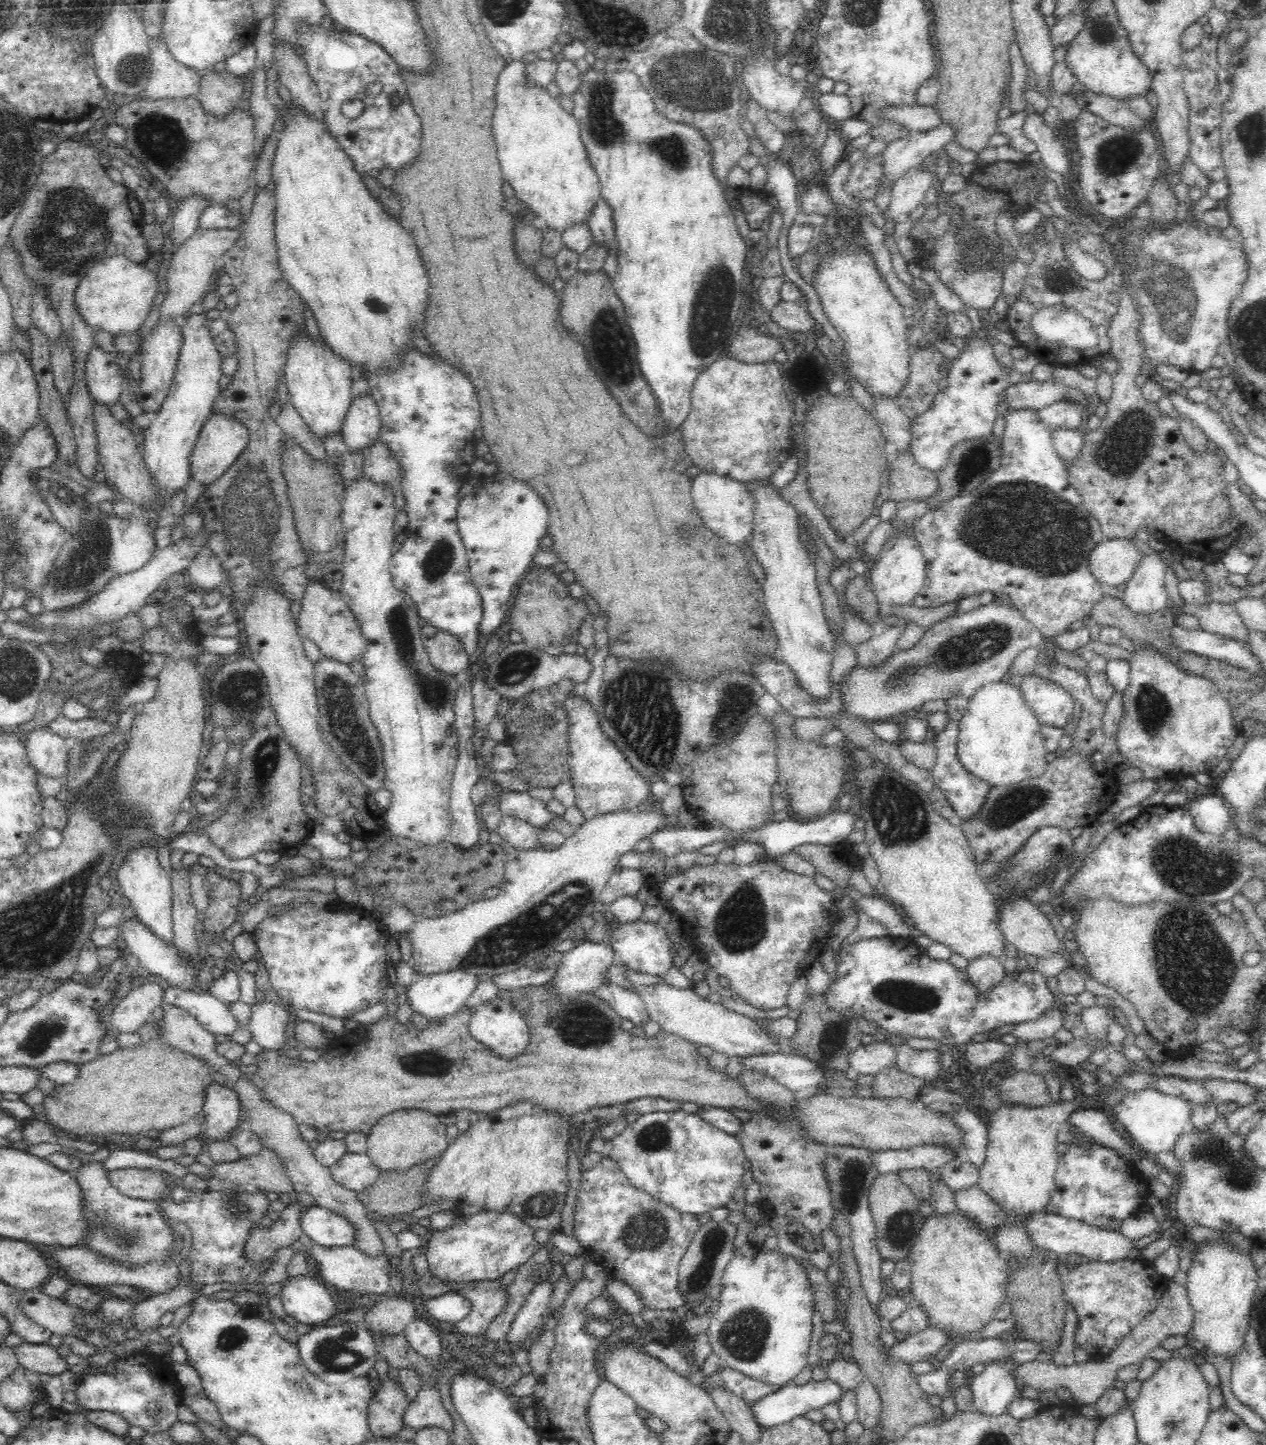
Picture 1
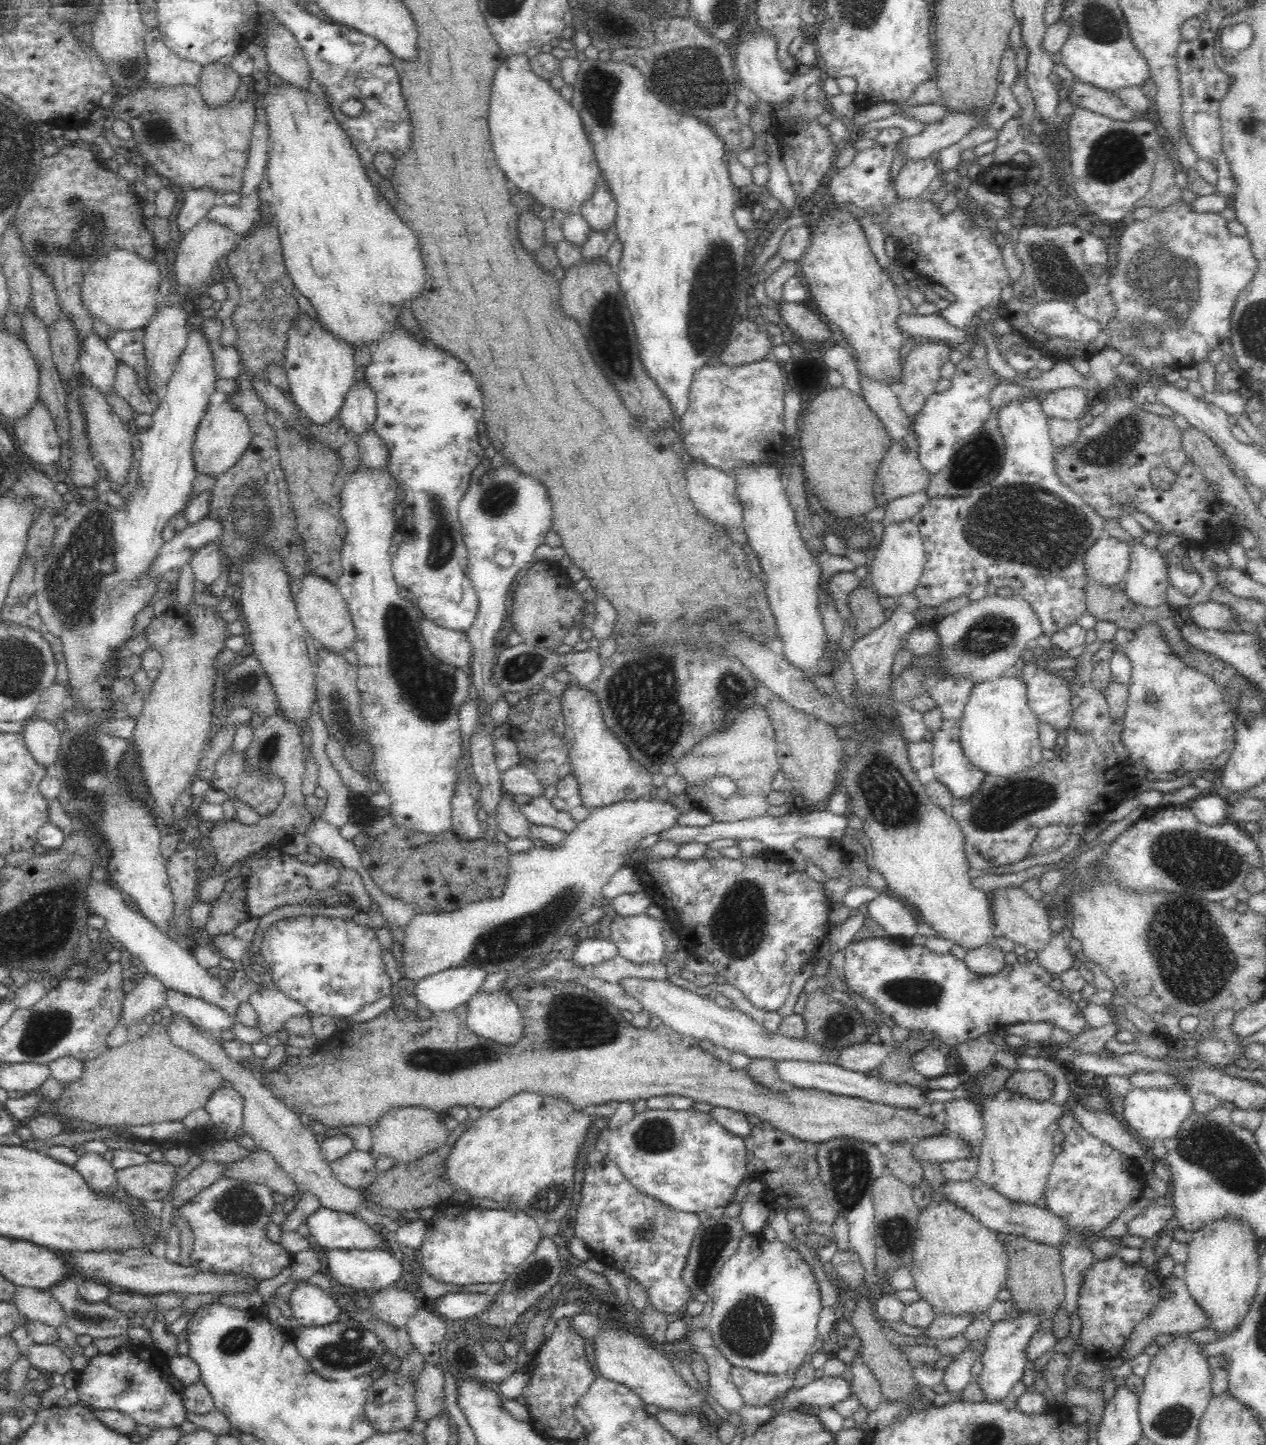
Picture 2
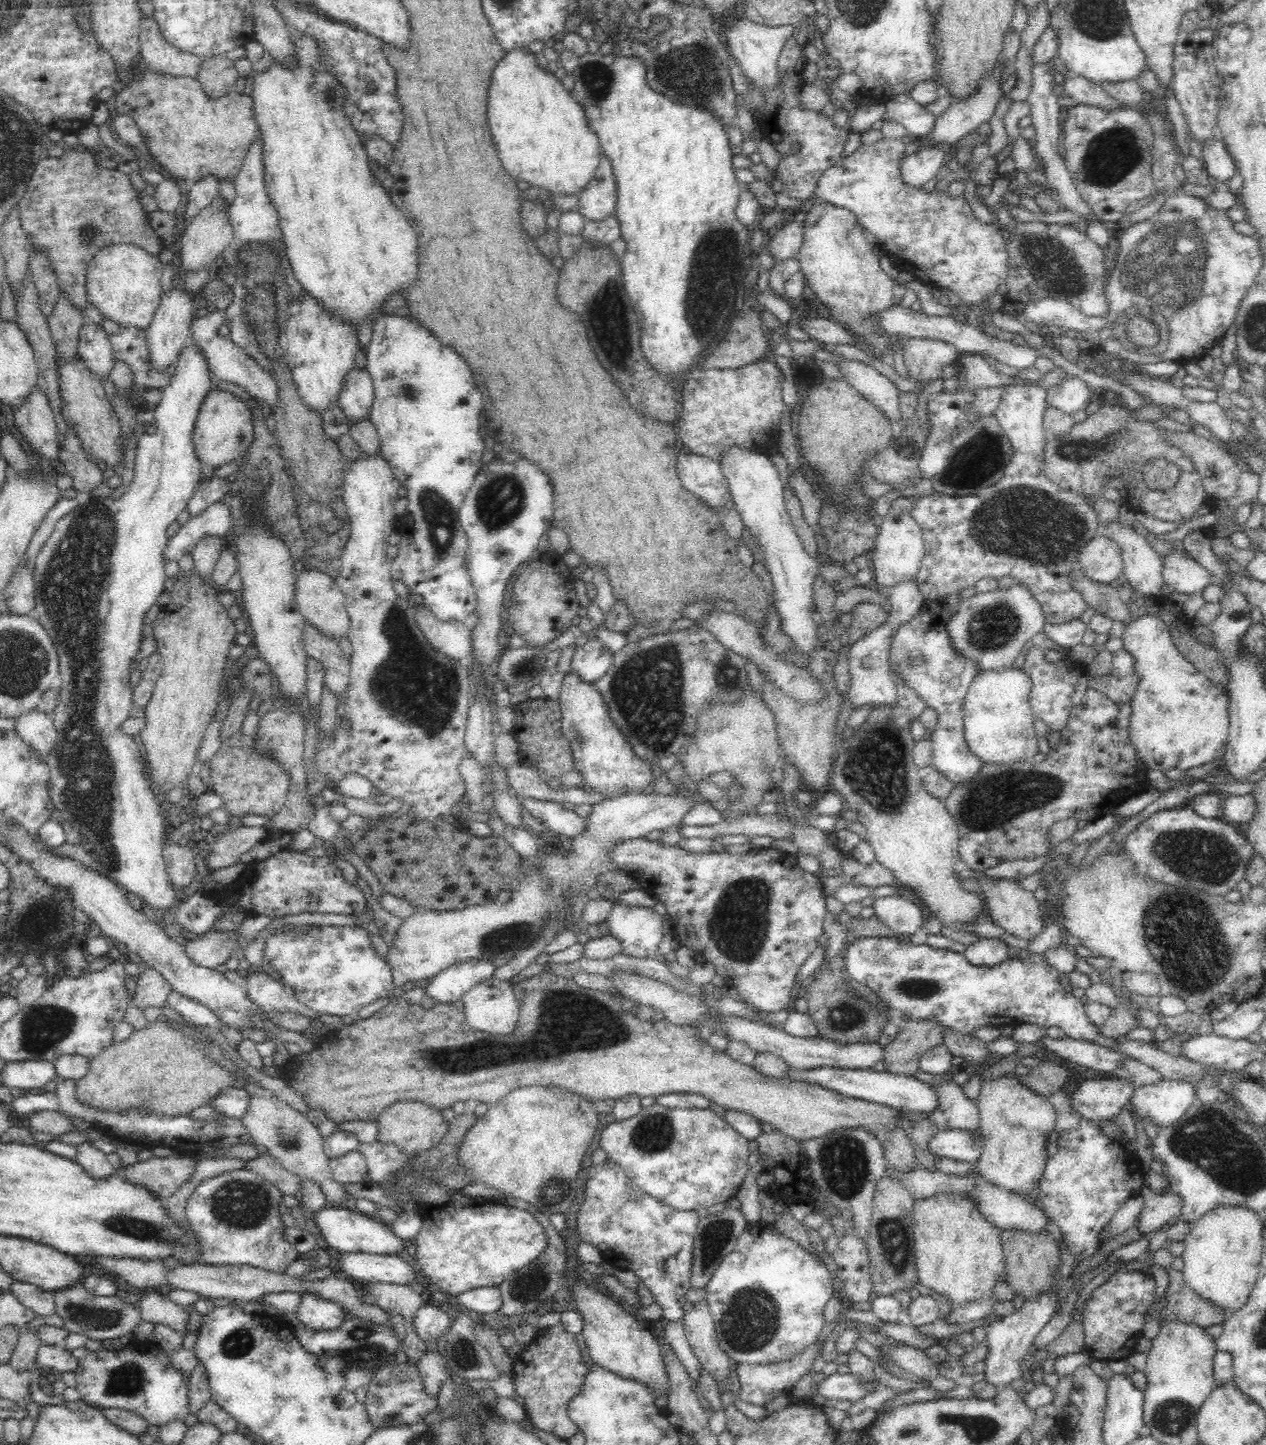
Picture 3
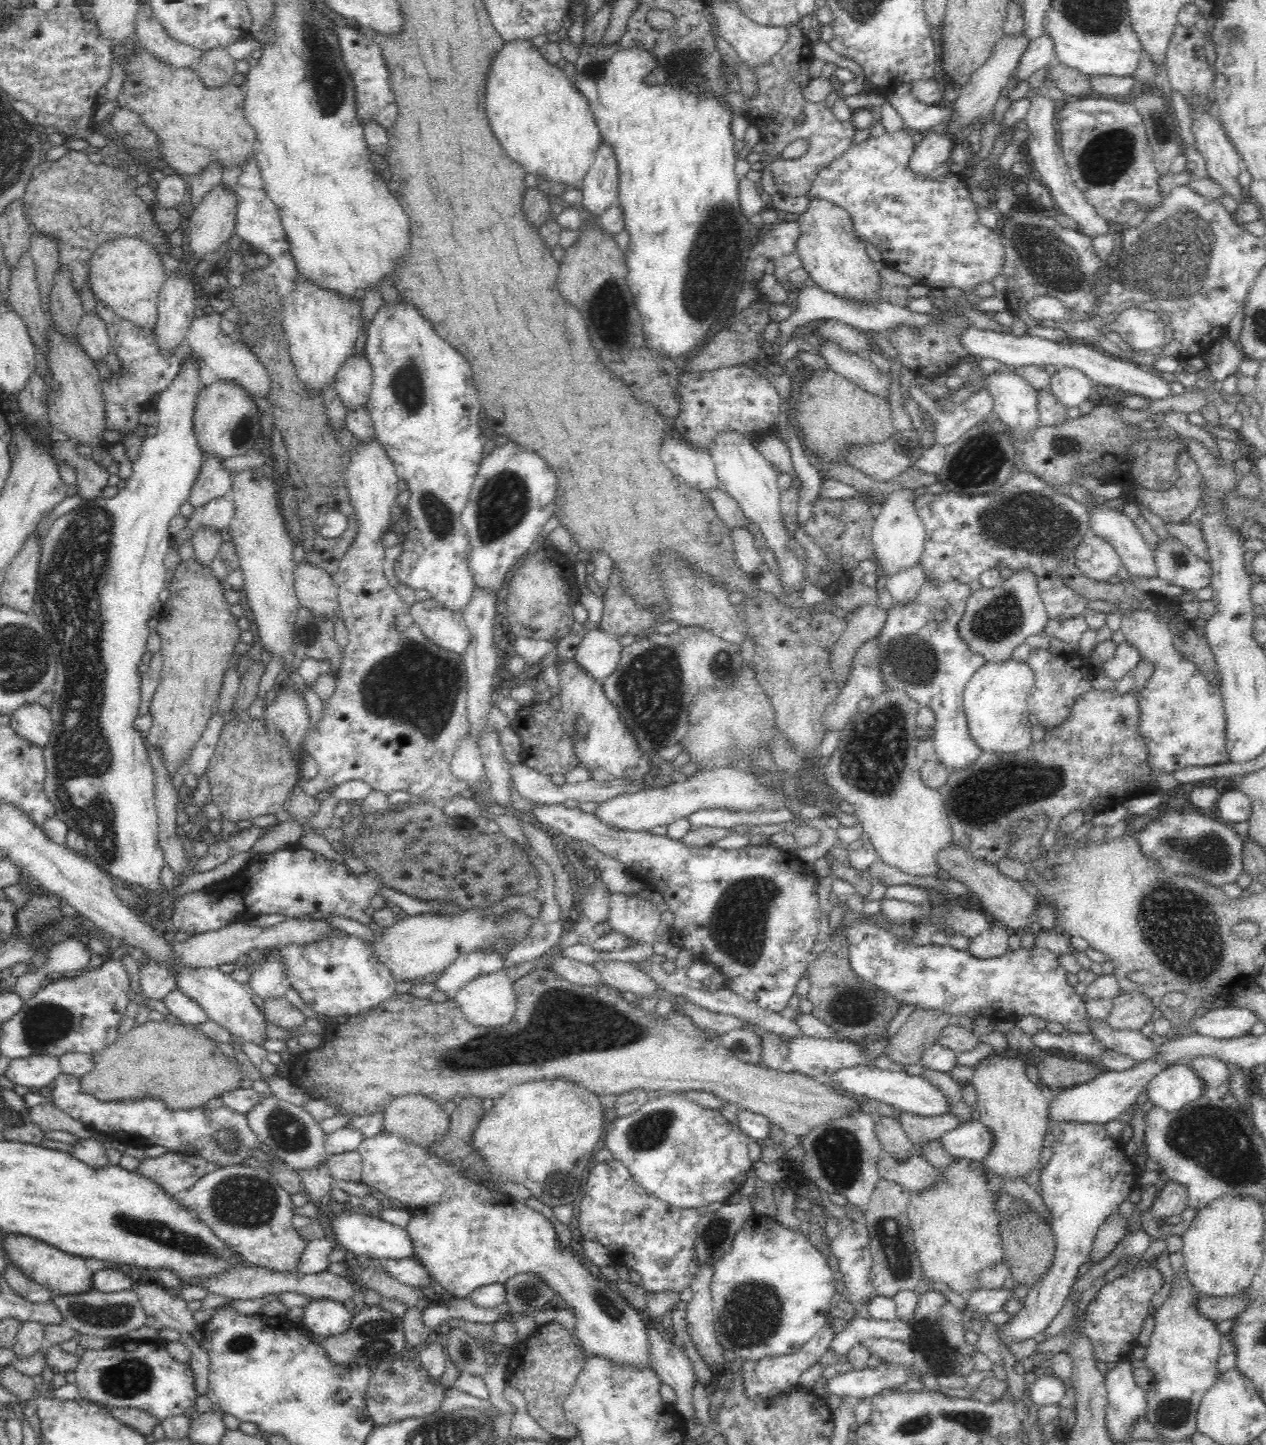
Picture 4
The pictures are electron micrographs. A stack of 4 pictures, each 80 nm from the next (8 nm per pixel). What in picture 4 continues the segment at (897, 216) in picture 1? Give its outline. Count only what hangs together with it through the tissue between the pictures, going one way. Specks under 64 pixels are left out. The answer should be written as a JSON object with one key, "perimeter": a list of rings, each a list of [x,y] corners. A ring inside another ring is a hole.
{"perimeter":[[[940,128],[930,129],[910,154],[908,169],[914,175],[928,176],[942,164],[949,163],[954,143],[955,140],[948,137],[948,133],[940,132]]]}

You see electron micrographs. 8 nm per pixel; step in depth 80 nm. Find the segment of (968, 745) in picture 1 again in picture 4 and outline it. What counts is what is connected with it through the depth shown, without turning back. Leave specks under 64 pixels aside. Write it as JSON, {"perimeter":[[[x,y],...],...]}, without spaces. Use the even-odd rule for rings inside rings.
{"perimeter":[[[1007,660],[984,663],[971,677],[963,693],[963,705],[972,741],[981,753],[1016,754],[1033,743],[1027,698],[1034,687],[1034,671],[1028,663]]]}

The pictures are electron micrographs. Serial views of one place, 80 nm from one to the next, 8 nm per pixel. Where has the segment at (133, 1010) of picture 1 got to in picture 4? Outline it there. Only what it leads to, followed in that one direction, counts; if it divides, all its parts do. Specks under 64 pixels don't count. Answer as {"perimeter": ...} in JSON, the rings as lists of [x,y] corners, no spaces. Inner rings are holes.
{"perimeter":[[[148,962],[140,969],[139,988],[146,1000],[163,1001],[169,992],[177,989],[176,979],[163,964]]]}

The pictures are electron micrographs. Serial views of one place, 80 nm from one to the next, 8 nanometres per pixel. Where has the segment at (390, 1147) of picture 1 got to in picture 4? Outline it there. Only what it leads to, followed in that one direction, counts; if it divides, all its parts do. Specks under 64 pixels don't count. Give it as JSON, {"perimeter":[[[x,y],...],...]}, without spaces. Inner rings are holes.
{"perimeter":[[[418,1093],[405,1094],[391,1100],[382,1113],[380,1133],[400,1135],[402,1139],[410,1141],[410,1143],[426,1148],[448,1132],[451,1119],[442,1106],[430,1100],[430,1097]]]}

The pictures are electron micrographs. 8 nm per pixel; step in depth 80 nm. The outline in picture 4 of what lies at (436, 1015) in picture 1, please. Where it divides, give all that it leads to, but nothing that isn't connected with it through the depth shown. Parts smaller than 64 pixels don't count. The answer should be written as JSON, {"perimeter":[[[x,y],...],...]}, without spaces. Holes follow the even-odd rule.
{"perimeter":[[[472,952],[460,956],[454,963],[446,968],[435,981],[435,990],[447,994],[450,999],[455,998],[458,989],[467,982],[486,974],[494,974],[503,970],[505,960],[497,952]]]}

